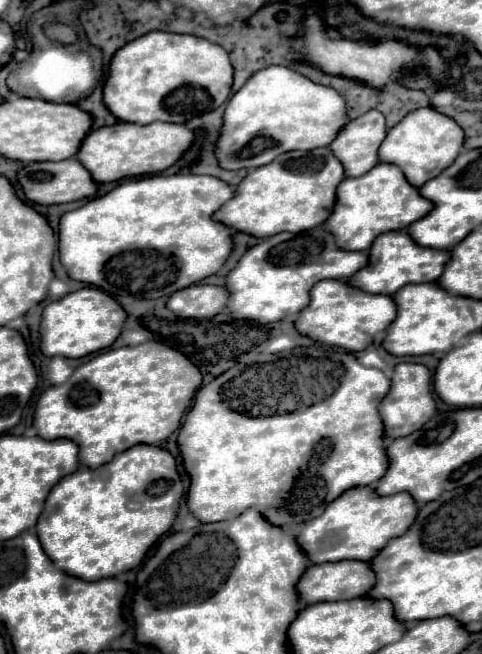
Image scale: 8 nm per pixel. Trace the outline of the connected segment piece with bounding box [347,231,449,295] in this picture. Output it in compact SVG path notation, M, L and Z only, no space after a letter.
M405 231L383 233L373 241L367 255L369 255L369 265L365 269L359 269L353 277L349 277L347 285L361 289L365 293L377 293L377 295L393 295L397 289L401 289L401 285L409 285L409 283L435 281L449 259L447 251L421 247Z

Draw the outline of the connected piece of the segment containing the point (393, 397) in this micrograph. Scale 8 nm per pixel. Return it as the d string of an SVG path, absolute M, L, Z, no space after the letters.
M401 363L395 367L395 373L391 377L391 389L387 397L379 405L381 421L383 421L383 433L387 439L405 437L409 433L415 433L435 415L435 399L431 391L431 373L427 367L419 363Z

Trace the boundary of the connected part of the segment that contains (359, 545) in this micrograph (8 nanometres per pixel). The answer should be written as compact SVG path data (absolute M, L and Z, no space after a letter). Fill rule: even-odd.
M353 487L327 505L323 515L307 521L297 531L297 543L307 559L315 565L327 561L371 561L393 537L401 537L417 517L417 503L409 493L377 497L371 487Z

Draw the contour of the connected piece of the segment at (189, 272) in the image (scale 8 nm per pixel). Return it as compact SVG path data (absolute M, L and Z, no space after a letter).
M149 175L143 179L127 179L109 193L67 211L59 219L59 259L67 275L75 281L89 283L111 297L131 295L143 299L169 297L177 289L195 285L197 281L217 273L231 253L233 229L213 221L213 213L233 197L231 185L211 175Z

